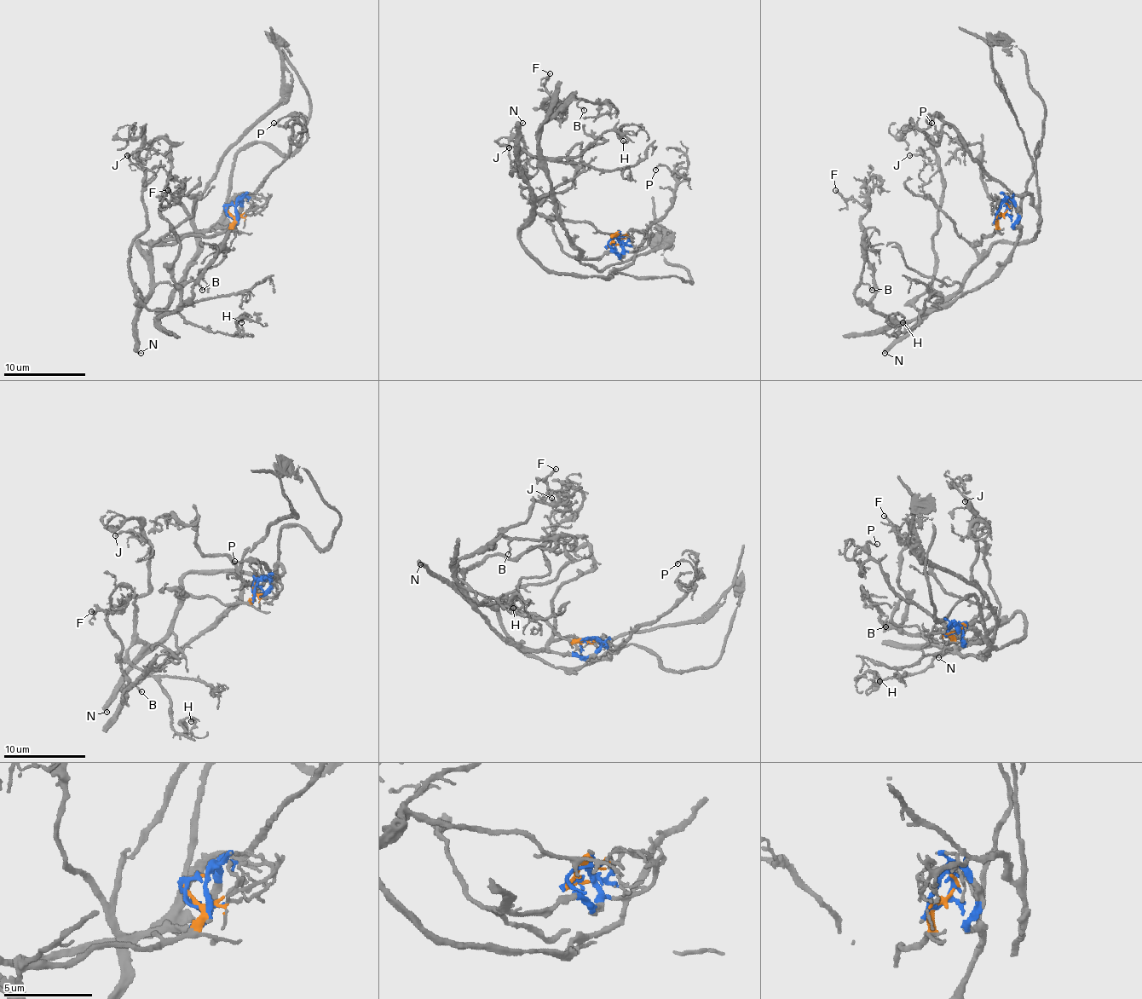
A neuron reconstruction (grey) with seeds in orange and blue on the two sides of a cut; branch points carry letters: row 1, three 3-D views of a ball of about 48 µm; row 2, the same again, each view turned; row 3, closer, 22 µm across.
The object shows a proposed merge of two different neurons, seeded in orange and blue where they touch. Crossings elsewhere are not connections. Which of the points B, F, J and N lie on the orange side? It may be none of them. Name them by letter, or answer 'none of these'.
J, N

